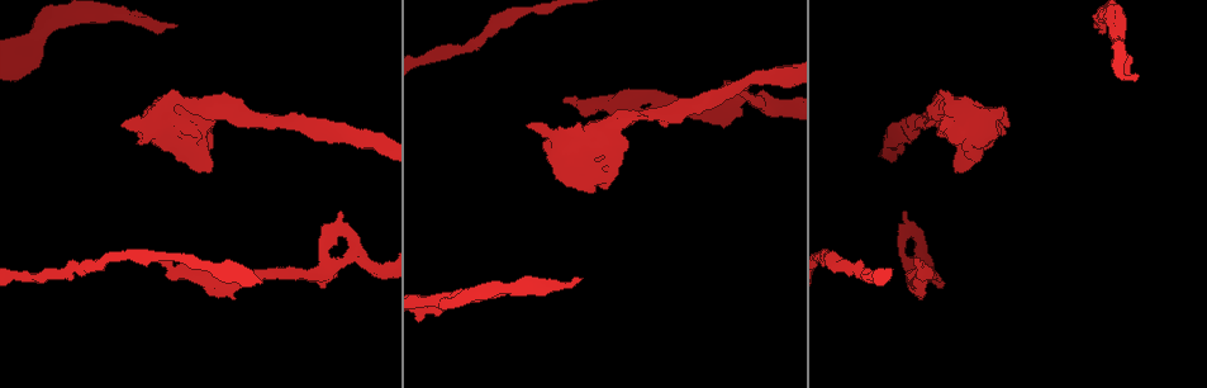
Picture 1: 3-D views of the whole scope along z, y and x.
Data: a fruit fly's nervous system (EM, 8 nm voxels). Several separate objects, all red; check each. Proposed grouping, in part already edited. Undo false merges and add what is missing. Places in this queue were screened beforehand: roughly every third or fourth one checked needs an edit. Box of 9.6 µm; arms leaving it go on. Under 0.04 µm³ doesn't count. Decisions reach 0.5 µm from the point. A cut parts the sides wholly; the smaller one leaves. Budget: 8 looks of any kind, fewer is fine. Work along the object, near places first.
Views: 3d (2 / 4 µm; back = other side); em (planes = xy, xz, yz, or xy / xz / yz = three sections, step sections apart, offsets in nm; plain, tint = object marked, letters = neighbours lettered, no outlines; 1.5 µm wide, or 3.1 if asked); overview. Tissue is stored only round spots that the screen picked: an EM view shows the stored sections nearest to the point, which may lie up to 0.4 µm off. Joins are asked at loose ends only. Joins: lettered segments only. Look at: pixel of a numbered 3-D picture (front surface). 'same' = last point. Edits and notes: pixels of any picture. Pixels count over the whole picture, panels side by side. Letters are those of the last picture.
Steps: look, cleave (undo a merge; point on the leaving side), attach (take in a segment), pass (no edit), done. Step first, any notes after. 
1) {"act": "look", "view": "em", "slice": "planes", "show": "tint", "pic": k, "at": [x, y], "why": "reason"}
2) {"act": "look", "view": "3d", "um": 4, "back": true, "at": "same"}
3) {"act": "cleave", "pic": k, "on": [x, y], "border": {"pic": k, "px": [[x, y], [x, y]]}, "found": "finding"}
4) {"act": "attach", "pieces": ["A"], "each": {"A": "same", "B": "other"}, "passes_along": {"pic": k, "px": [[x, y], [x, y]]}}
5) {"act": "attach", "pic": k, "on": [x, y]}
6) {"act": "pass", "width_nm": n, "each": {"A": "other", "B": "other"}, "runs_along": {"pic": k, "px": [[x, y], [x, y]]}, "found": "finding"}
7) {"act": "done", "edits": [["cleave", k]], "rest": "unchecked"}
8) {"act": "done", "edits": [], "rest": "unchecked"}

{"act": "look", "view": "3d", "um": 2, "pic": 1, "at": [938, 287], "why": "branch stops here"}

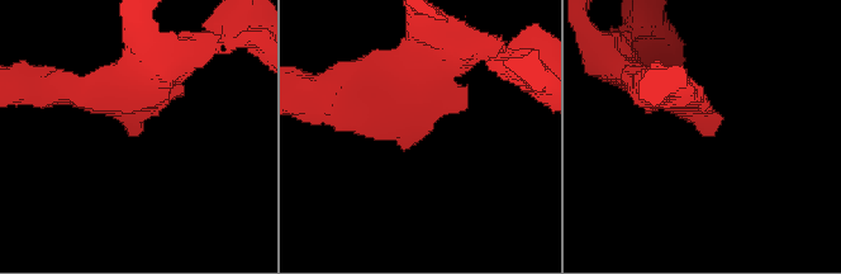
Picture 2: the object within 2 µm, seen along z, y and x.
{"act": "look", "view": "em", "slice": "planes", "show": "letters", "pic": 2, "at": [416, 135], "why": "need the tissue"}

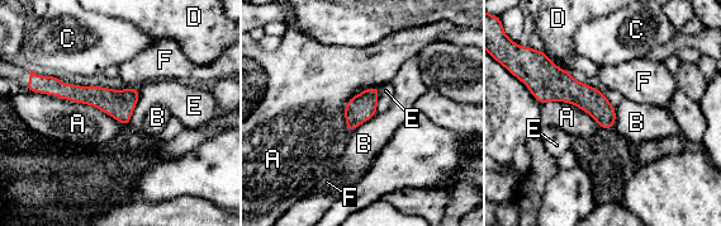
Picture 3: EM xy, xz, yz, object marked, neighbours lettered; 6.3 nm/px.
{"act": "pass", "longest_contact_nm": ["A", 650], "each": {"A": "other", "B": "other", "C": "other", "D": "other", "E": "other", "F": "other"}, "runs_along": {"pic": 3, "px": [[48, 88], [98, 97], [136, 95]]}, "found": "no lettered segment goes on from it"}

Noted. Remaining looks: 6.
{"act": "look", "view": "em", "slice": "planes", "show": "tint", "pic": 1, "at": [632, 97], "why": "calibre changes"}

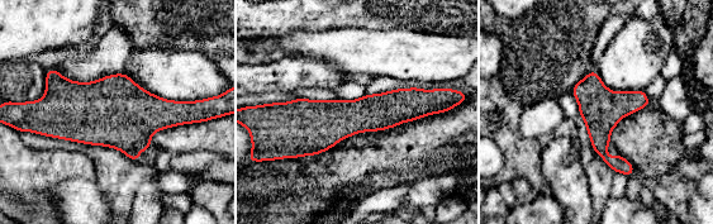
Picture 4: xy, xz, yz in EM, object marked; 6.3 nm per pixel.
{"act": "look", "view": "em", "slice": "planes", "show": "letters", "at": "same", "why": "what lies round it"}

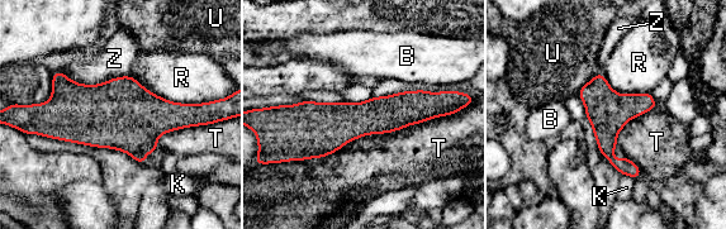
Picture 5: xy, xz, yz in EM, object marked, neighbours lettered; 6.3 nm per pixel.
{"act": "pass", "width_nm": 260, "each": {"B": "other", "K": "other", "R": "other", "T": "other", "U": "other", "Z": "other"}, "runs_along": {"pic": 5, "px": [[288, 113], [298, 117], [440, 113]]}, "found": "continuous, no second neuron"}

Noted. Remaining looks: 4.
{"act": "look", "view": "3d", "um": 2, "pic": 1, "at": [177, 26], "why": "branch stops here"}

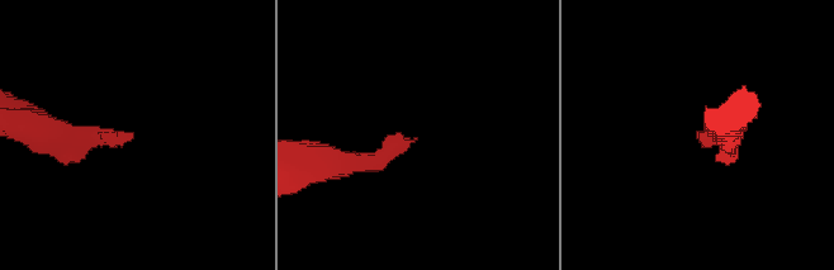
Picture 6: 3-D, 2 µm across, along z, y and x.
{"act": "look", "view": "em", "slice": "planes", "show": "letters", "pic": 6, "at": [127, 132]}

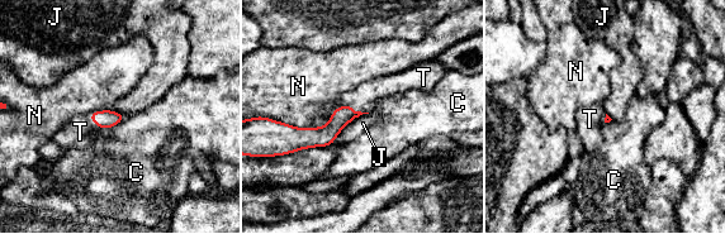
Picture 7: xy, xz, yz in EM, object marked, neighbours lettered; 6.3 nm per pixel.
{"act": "attach", "pieces": ["T"], "longest_contact_nm": ["N", 420], "each": {"C": "other", "J": "other", "N": "other", "T": "same"}, "passes_along": {"pic": 7, "px": [[323, 137], [351, 109], [365, 98]]}, "found": "it goes on there"}

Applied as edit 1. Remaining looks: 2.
{"act": "done", "edits": [["attach", 7]], "rest": "unchecked"}

